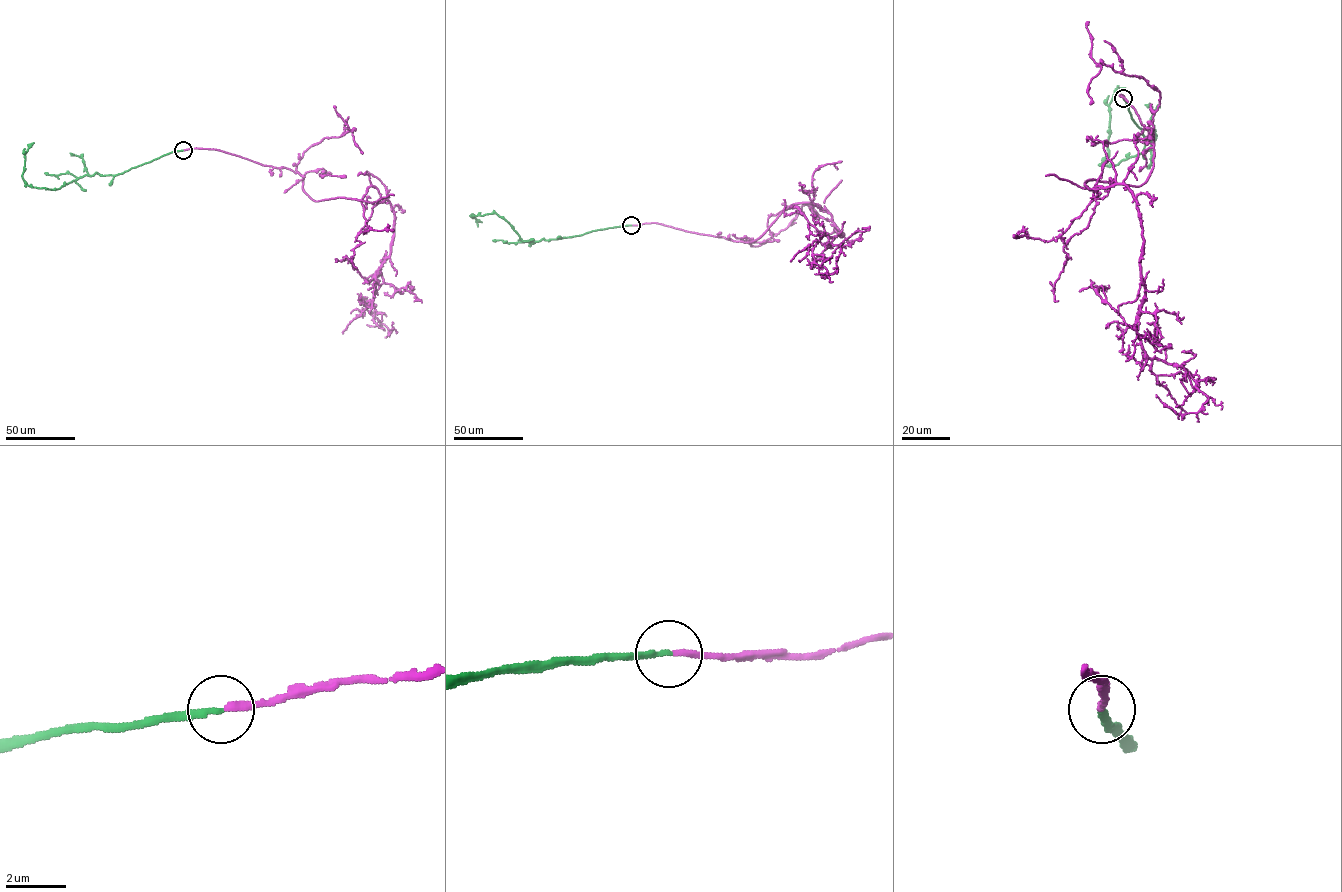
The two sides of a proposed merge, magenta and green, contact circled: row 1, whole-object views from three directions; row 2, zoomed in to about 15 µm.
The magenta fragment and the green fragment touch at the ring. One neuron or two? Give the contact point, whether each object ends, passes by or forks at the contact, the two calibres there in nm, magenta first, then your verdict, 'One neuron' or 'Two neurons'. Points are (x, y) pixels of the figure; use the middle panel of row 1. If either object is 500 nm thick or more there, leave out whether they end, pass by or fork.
Place: (631, 225). At the ring magenta ends. At the ring green ends. Thickness 220 nm (magenta) against 180 nm. One neuron

